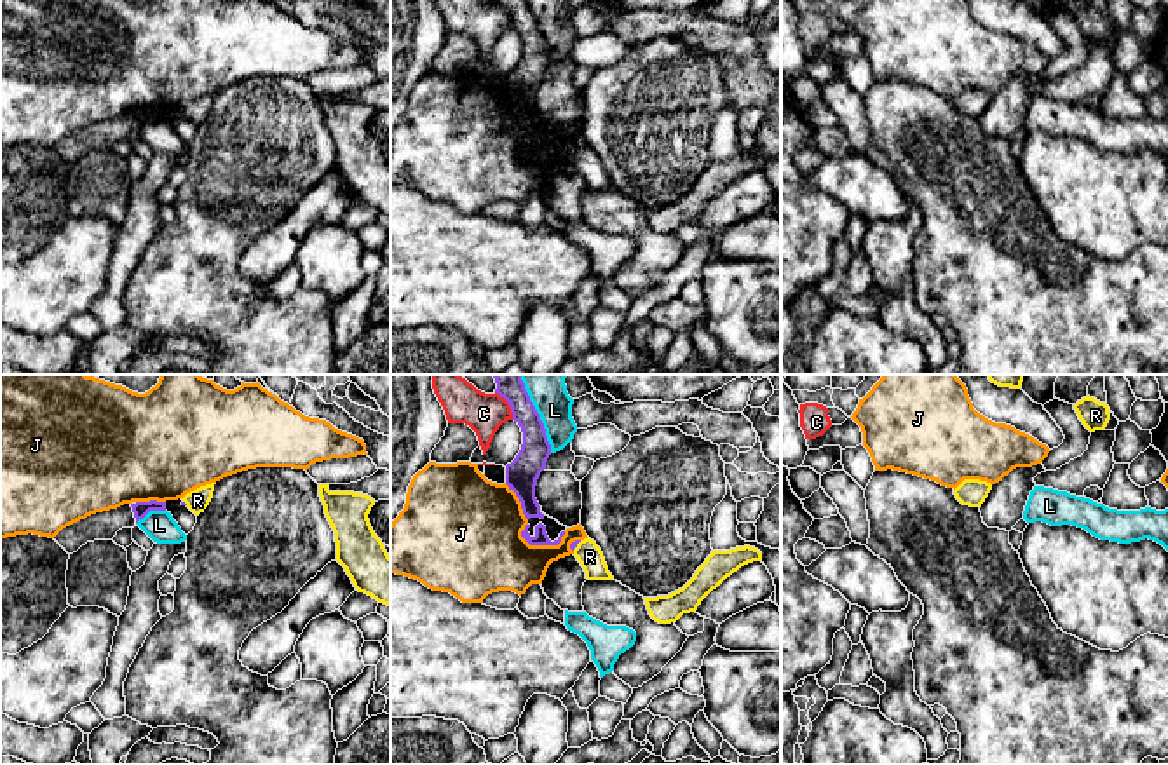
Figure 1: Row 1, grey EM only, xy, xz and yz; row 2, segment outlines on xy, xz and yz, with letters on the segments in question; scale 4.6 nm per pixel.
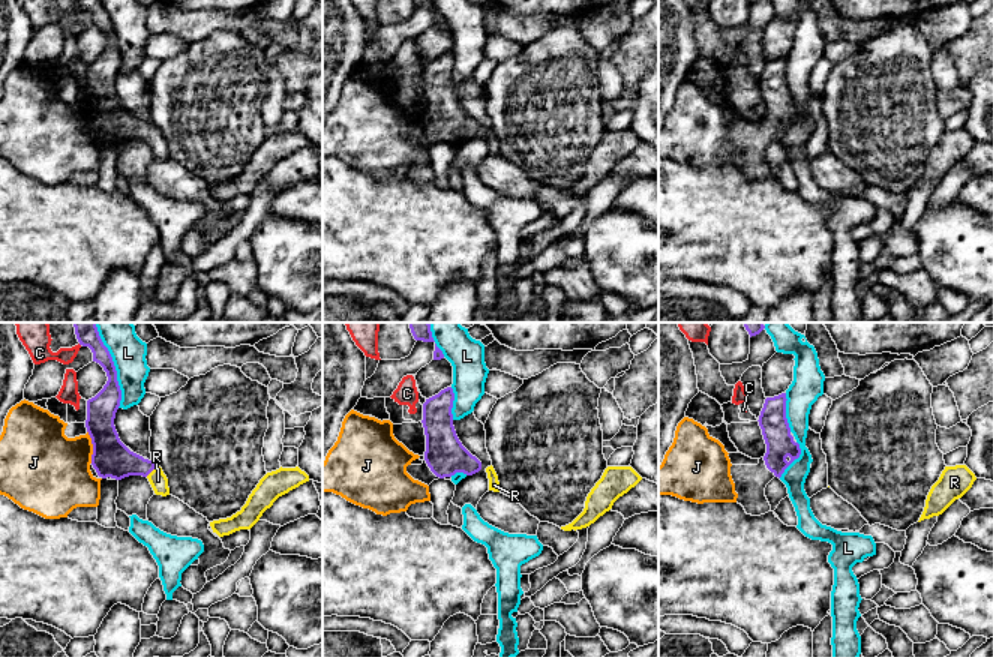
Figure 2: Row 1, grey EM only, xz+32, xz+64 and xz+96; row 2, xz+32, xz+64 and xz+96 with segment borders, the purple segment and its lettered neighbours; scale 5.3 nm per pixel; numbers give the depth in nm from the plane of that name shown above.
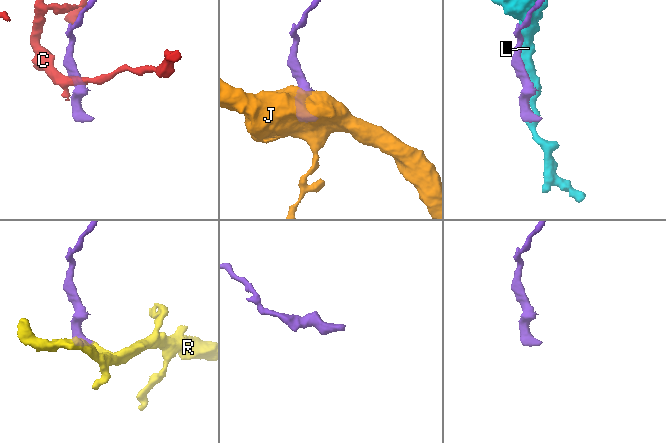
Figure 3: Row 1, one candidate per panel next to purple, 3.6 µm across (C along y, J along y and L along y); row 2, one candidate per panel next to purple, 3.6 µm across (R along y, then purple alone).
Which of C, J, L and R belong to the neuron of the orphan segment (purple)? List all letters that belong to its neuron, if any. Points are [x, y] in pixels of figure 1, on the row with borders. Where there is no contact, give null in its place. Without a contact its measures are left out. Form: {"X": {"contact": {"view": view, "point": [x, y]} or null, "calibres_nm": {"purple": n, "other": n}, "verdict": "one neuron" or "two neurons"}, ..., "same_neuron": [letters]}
{"C": {"contact": {"view": "xz", "point": [509, 405]}, "calibres_nm": {"purple": 140, "other": 190}, "verdict": "two neurons"}, "J": {"contact": {"view": "xz", "point": [544, 544]}, "calibres_nm": {"purple": 70, "other": 320}, "verdict": "two neurons"}, "L": {"contact": {"view": "xz", "point": [537, 413]}, "calibres_nm": {"purple": 140, "other": 190}, "verdict": "two neurons"}, "R": {"contact": {"view": "xz", "point": [576, 546]}, "calibres_nm": {"purple": 30, "other": 120}, "verdict": "one neuron"}, "same_neuron": ["R"]}

